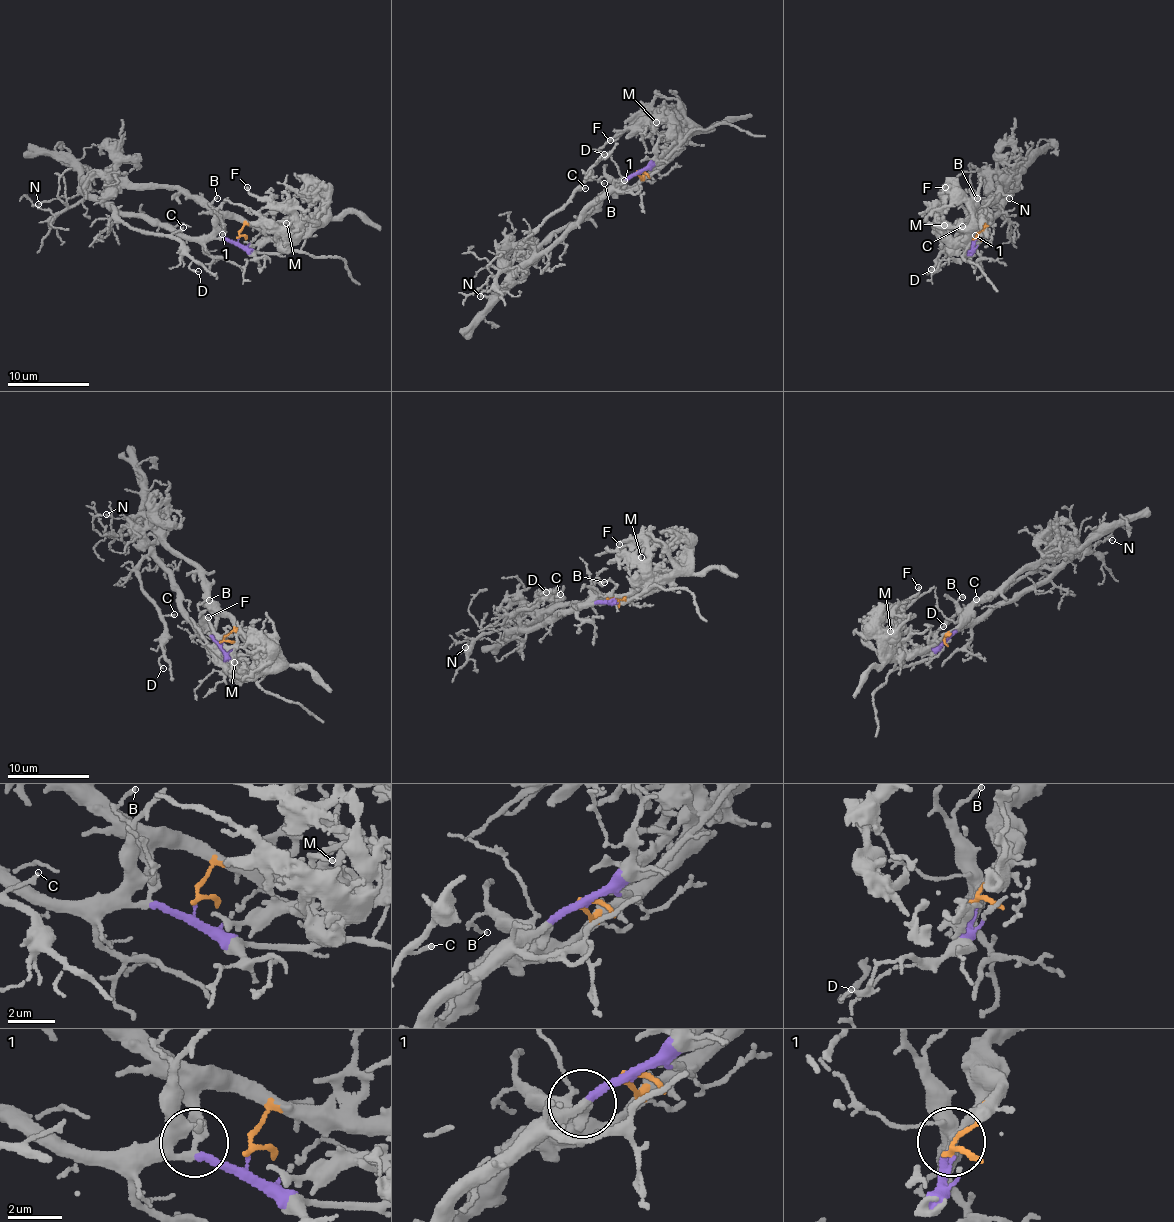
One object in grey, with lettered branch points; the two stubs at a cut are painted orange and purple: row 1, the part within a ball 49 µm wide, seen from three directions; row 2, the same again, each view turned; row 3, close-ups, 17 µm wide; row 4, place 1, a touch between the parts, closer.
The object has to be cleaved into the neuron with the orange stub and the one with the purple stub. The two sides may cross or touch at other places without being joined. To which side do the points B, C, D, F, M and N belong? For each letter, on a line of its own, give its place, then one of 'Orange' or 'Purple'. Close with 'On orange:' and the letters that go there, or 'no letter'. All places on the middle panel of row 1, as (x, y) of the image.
B: Place: (604, 183). Purple
C: Place: (585, 188). Purple
D: Place: (604, 154). Purple
F: Place: (610, 140). Orange
M: Place: (656, 122). Orange
N: Place: (480, 296). Purple
On orange: F, M

